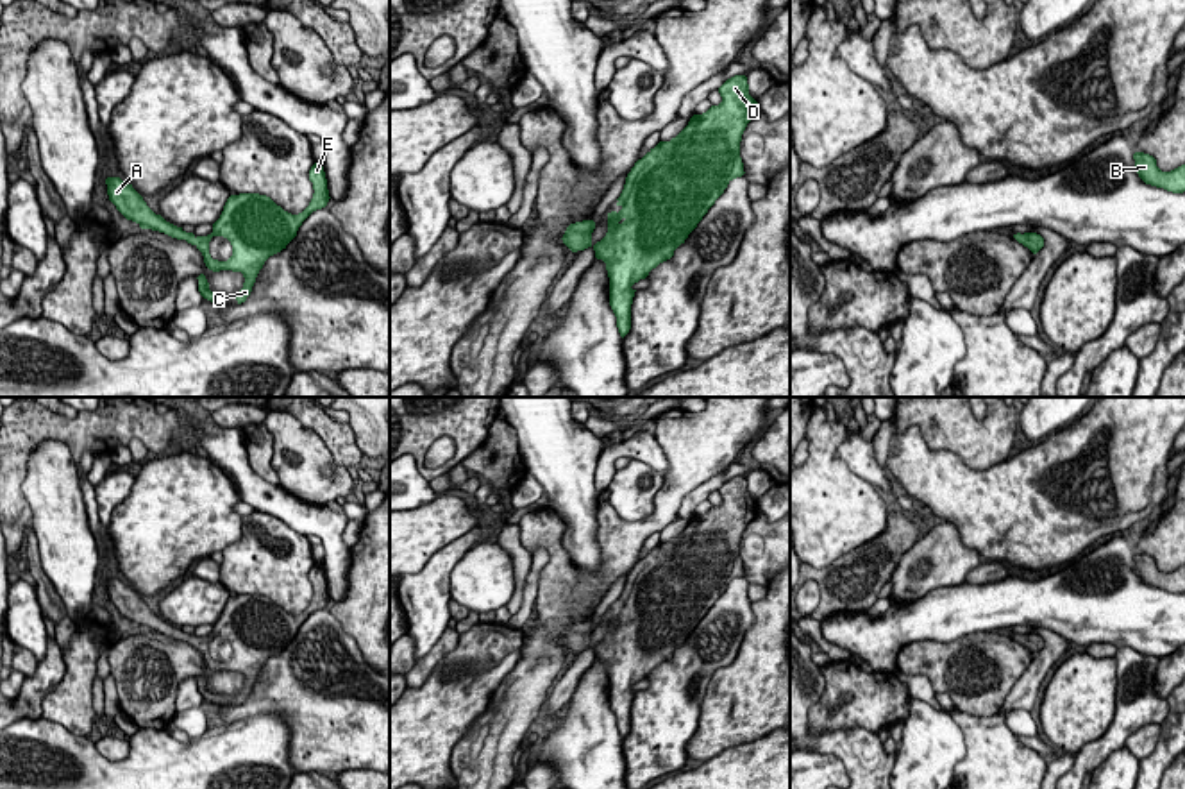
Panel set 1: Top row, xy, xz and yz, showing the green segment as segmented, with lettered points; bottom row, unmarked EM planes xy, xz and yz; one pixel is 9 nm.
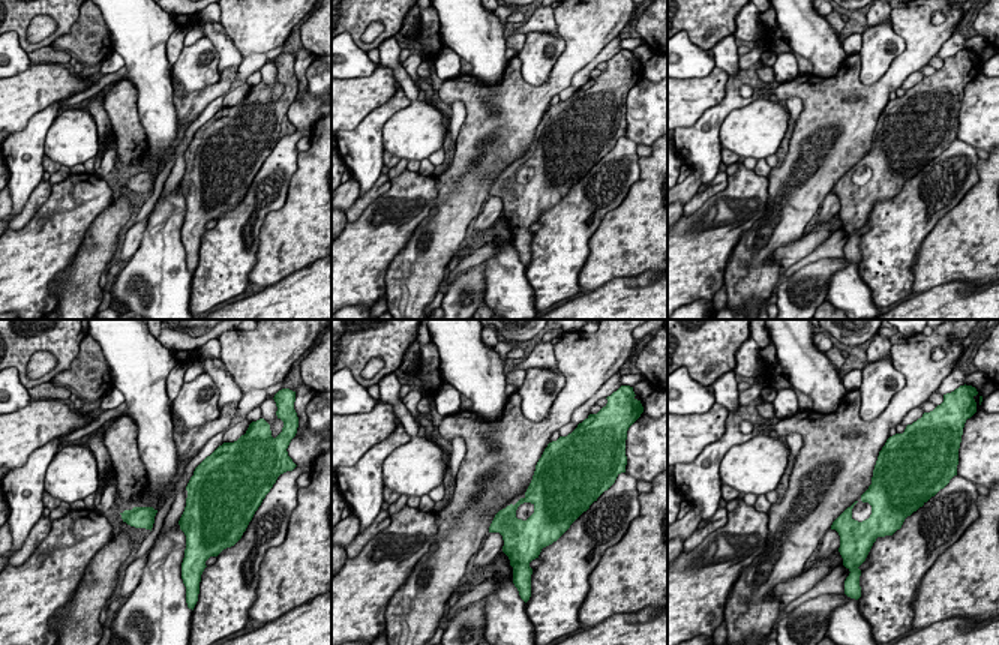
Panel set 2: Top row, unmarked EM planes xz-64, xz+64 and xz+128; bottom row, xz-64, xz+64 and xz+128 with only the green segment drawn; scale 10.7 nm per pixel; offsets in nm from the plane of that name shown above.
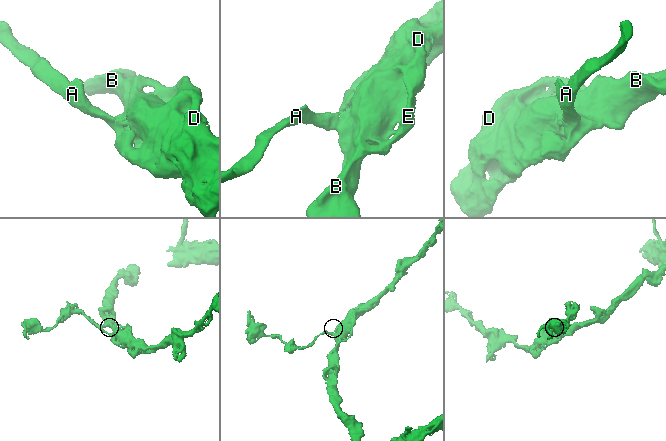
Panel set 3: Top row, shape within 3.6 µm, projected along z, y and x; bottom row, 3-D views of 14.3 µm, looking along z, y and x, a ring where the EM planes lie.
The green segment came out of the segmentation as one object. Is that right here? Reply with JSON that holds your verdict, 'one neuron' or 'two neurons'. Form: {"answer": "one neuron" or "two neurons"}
{"answer": "one neuron"}

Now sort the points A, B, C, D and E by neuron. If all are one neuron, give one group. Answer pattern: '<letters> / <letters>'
A B C D E

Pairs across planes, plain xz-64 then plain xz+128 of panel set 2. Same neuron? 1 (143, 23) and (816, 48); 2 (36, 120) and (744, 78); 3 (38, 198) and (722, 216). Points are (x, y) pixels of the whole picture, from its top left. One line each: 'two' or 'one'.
1: one
2: one
3: two

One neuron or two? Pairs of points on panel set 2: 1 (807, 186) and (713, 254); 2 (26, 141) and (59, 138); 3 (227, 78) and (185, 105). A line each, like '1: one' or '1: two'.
1: two
2: two
3: one

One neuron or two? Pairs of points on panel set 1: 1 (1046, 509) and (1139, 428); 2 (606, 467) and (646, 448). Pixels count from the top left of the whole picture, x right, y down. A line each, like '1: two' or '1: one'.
1: one
2: one

